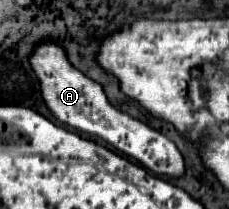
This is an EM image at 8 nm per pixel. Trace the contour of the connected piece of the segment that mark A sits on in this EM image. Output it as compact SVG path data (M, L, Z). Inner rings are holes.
M55 42L37 44L37 48L33 50L33 56L31 56L31 66L41 82L41 94L45 98L47 108L53 112L53 116L61 124L67 124L69 128L73 128L81 134L103 138L113 148L135 158L147 170L159 174L159 176L181 176L185 172L183 156L177 150L177 146L169 138L159 134L157 130L149 128L147 124L113 108L109 104L103 88L69 64L65 50L59 44L55 44Z

